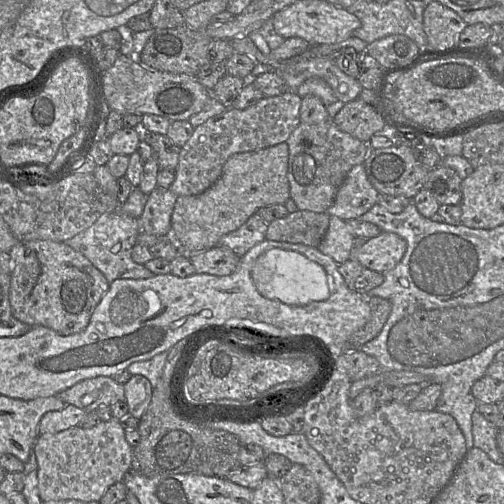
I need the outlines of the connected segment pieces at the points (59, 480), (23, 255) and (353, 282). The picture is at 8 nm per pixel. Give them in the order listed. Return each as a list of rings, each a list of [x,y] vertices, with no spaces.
[[[119,420],[100,421],[92,428],[79,426],[68,428],[55,434],[42,434],[36,440],[34,453],[38,464],[38,489],[42,501],[79,500],[99,502],[107,489],[122,482],[132,466],[132,450],[125,437],[125,430]]]
[[[19,242],[8,253],[12,261],[9,289],[12,315],[31,327],[44,326],[64,336],[83,331],[109,288],[104,275],[64,242]]]
[[[349,259],[339,264],[338,270],[343,276],[347,287],[361,295],[365,295],[384,281],[383,273],[370,270],[356,260]]]

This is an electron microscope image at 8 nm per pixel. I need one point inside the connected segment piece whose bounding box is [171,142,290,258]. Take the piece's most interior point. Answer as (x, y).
(249, 181)

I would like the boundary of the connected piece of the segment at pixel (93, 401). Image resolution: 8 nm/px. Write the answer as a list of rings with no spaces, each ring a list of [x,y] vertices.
[[[106,376],[82,380],[56,396],[85,412],[95,411],[99,405],[125,401],[124,385]]]

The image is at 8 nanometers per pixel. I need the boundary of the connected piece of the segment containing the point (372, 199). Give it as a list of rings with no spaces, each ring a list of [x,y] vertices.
[[[364,164],[355,165],[343,181],[327,214],[342,220],[357,219],[377,203],[378,195],[367,177]]]

